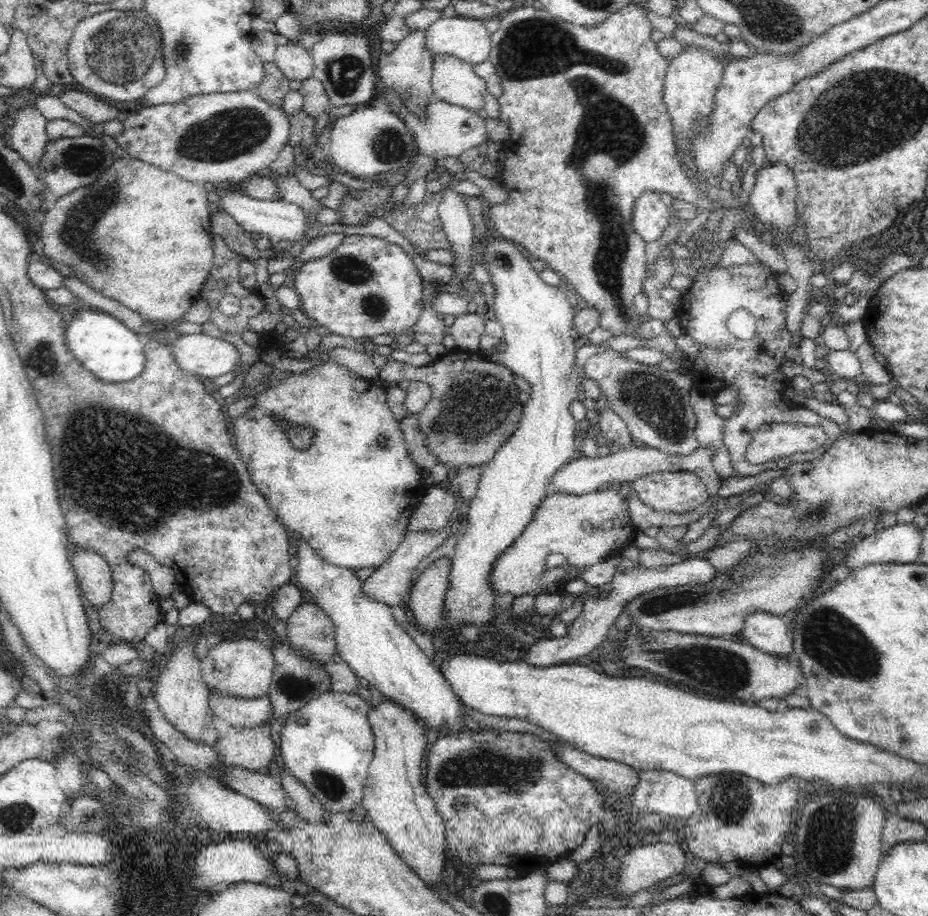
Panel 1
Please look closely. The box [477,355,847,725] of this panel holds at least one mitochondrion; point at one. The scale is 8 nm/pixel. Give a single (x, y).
(726, 672)

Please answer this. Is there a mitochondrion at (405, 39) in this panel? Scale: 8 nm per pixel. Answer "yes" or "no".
no

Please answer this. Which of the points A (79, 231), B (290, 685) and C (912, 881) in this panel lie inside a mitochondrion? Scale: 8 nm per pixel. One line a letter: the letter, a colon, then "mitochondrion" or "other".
A: mitochondrion
B: mitochondrion
C: other

